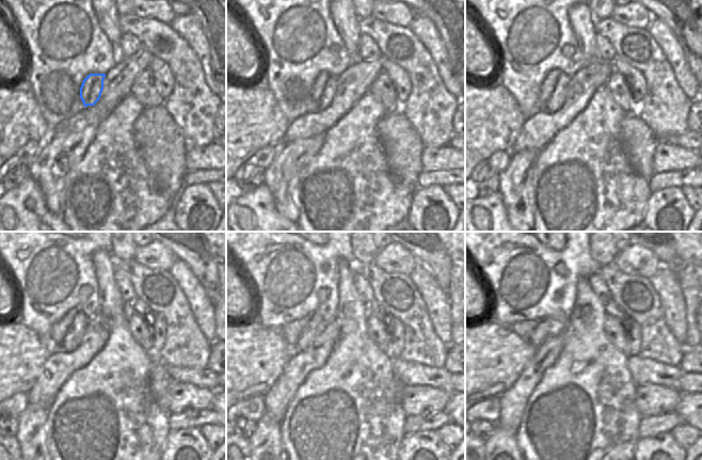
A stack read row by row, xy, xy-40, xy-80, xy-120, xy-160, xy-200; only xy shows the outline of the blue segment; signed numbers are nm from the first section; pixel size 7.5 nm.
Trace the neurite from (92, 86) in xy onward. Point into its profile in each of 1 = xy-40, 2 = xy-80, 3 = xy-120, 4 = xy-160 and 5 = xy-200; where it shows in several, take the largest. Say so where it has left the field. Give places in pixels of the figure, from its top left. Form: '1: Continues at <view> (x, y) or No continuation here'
1: Continues at xy-40 (322, 92)
2: Continues at xy-80 (553, 93)
3: Continues at xy-120 (66, 334)
4: Continues at xy-160 (300, 334)
5: Continues at xy-200 (536, 332)

